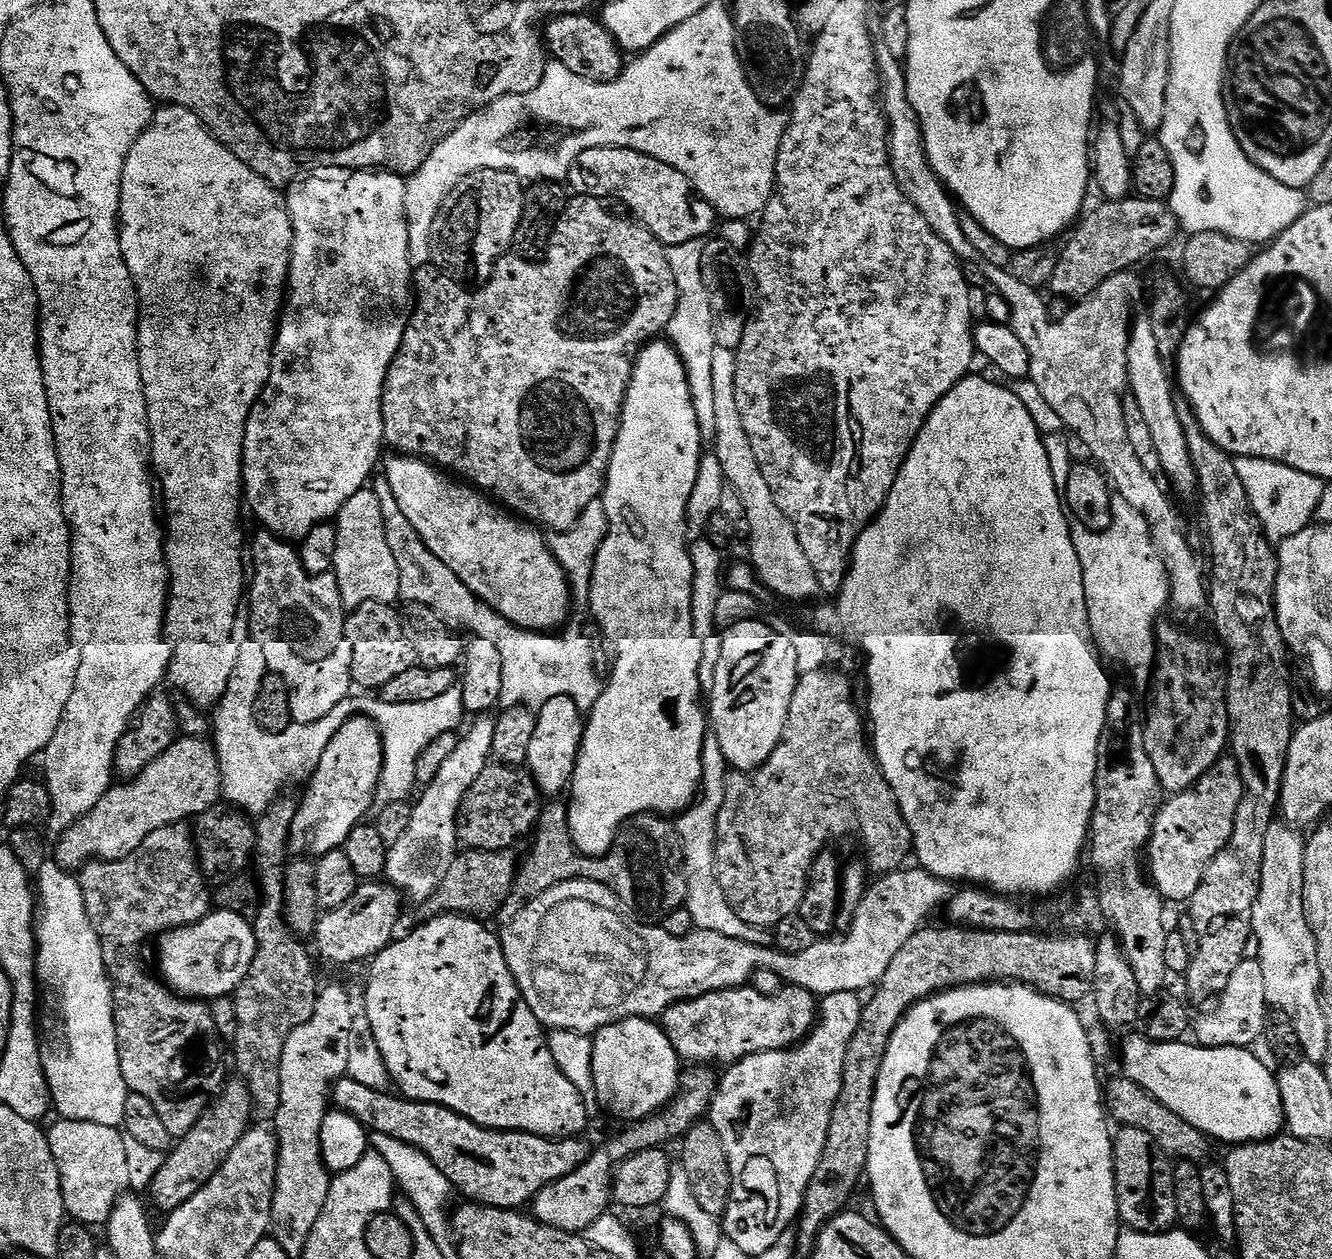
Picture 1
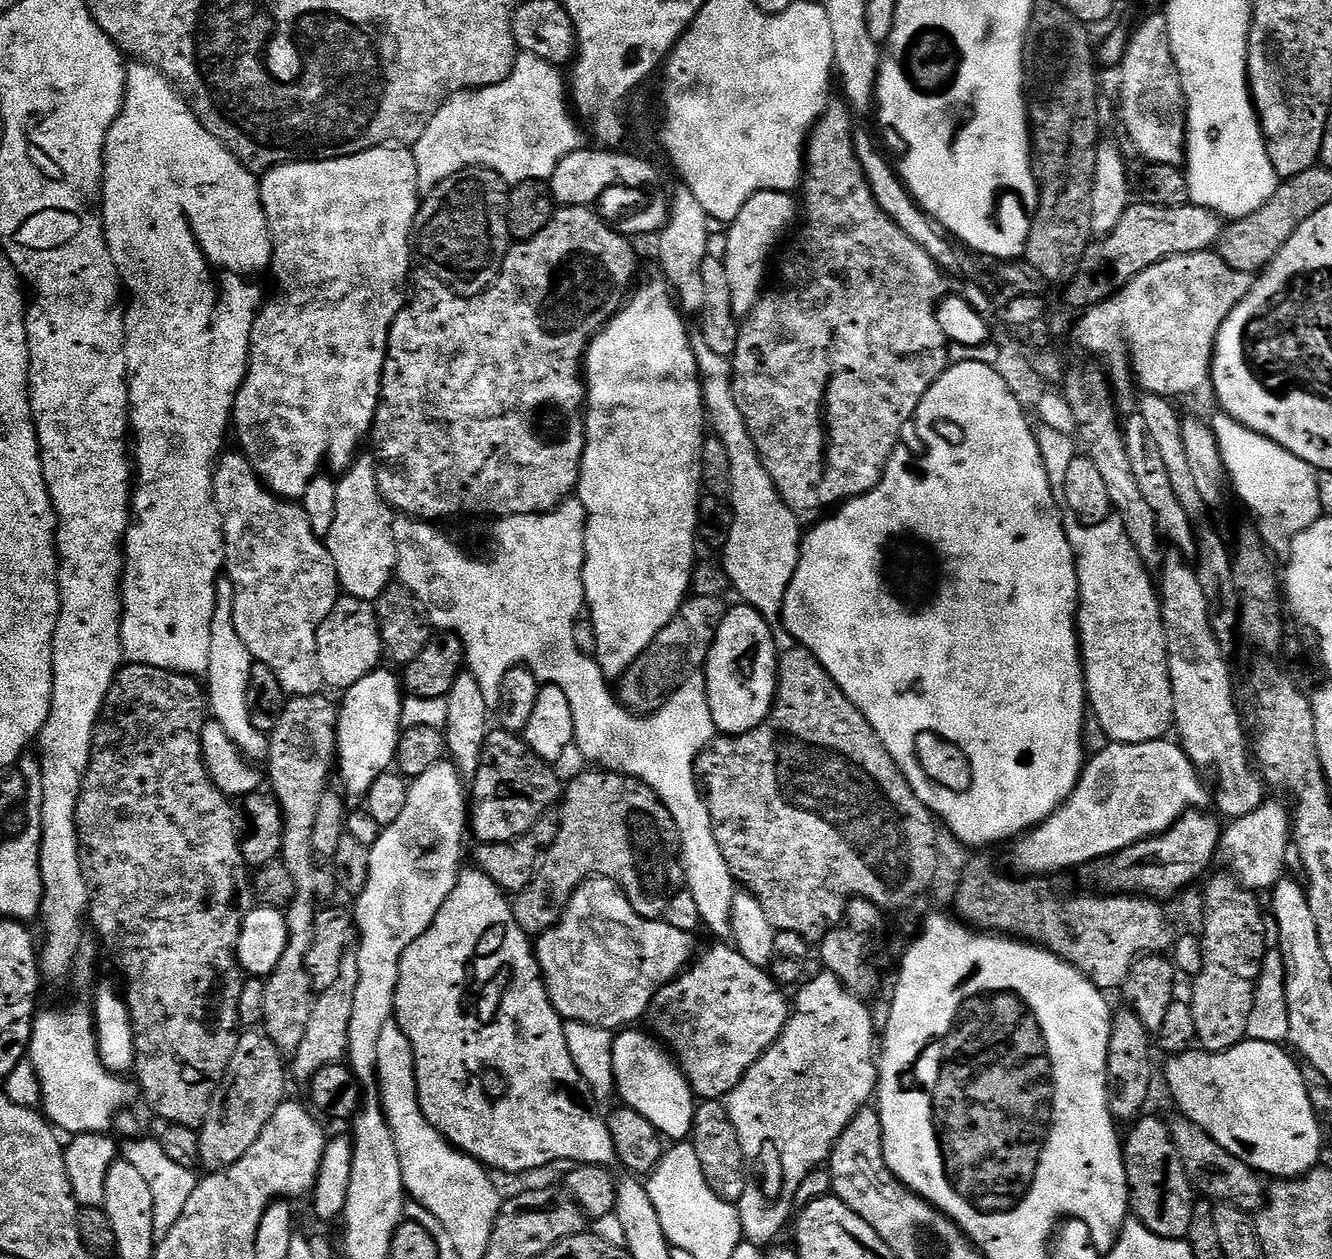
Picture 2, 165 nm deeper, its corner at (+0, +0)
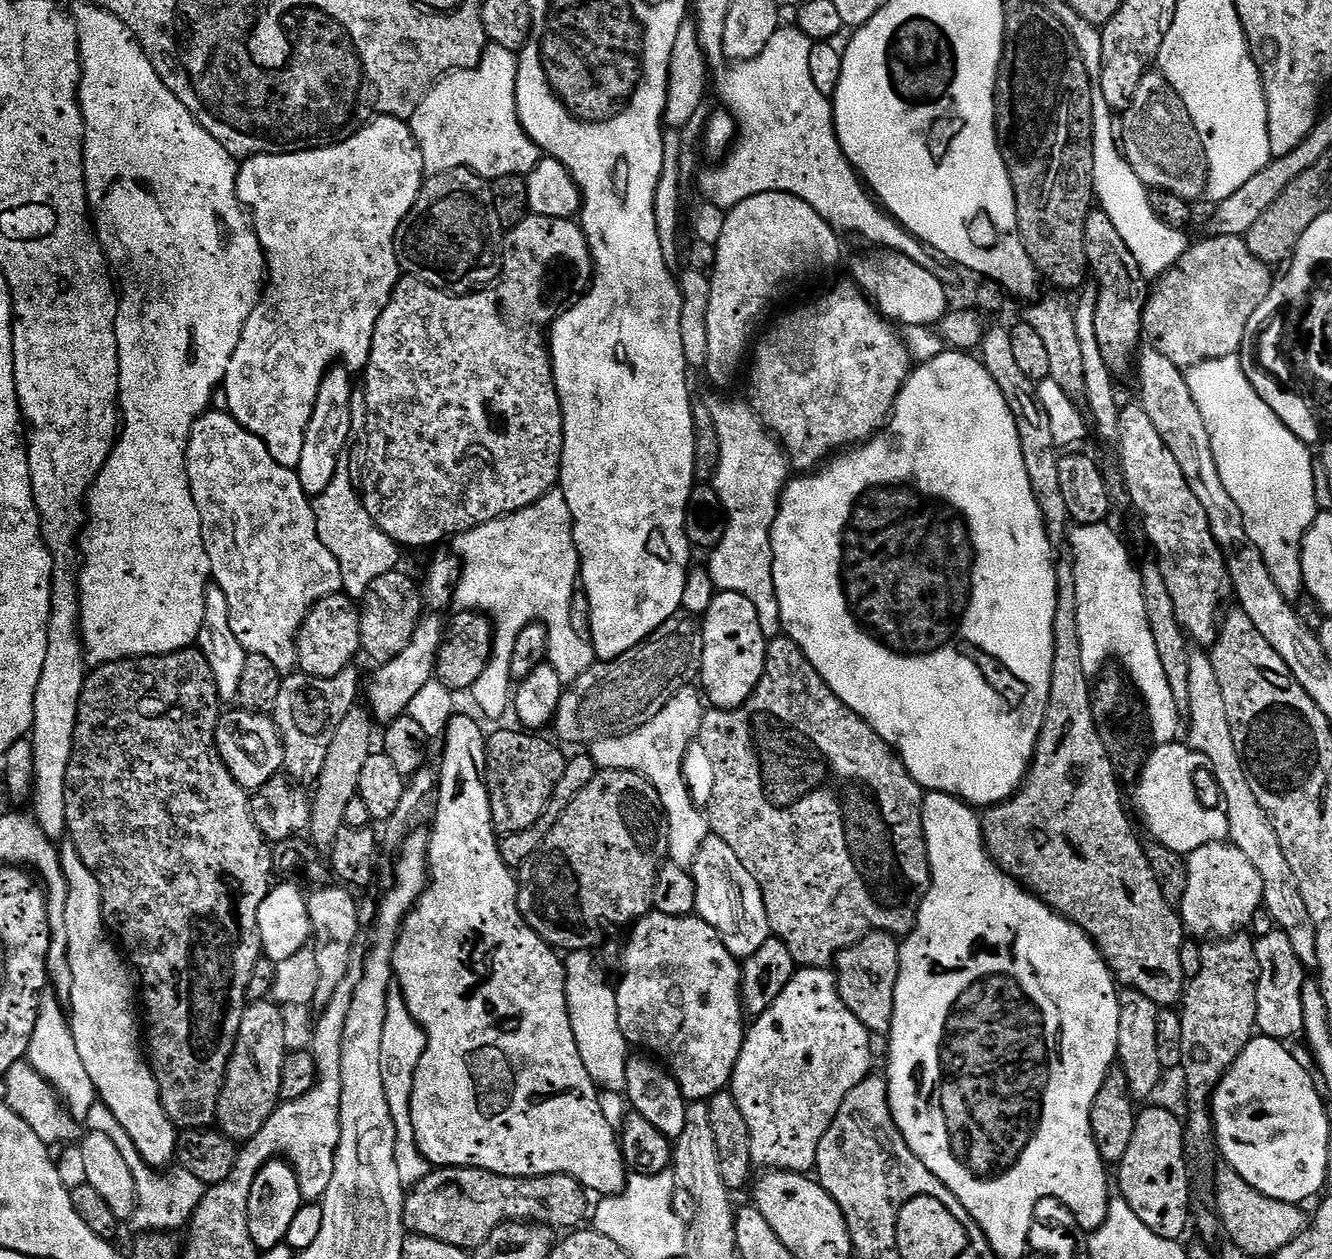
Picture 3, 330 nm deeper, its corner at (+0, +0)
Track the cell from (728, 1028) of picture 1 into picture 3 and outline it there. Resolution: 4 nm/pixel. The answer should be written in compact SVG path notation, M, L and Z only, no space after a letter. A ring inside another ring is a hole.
M653 910L631 925L629 932L632 933L624 948L624 977L616 988L624 1035L633 1045L641 1044L661 1056L659 1059L680 1083L685 1100L708 1102L731 1085L736 1063L744 1049L746 1009L737 957L728 955L728 948L716 931L695 914L671 916Z

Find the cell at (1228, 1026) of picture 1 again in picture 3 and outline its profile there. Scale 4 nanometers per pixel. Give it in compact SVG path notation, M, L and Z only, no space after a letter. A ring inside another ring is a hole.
M1277 930L1255 941L1256 957L1261 966L1258 986L1258 1018L1256 1027L1271 1040L1288 1042L1291 1036L1300 1036L1304 1030L1304 968L1305 961L1298 958L1292 939L1283 930Z

